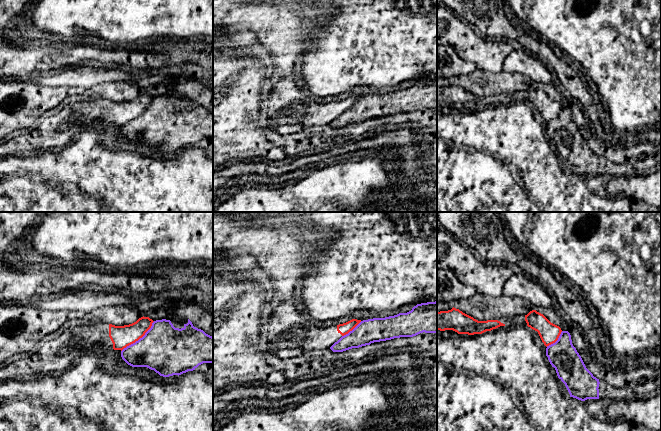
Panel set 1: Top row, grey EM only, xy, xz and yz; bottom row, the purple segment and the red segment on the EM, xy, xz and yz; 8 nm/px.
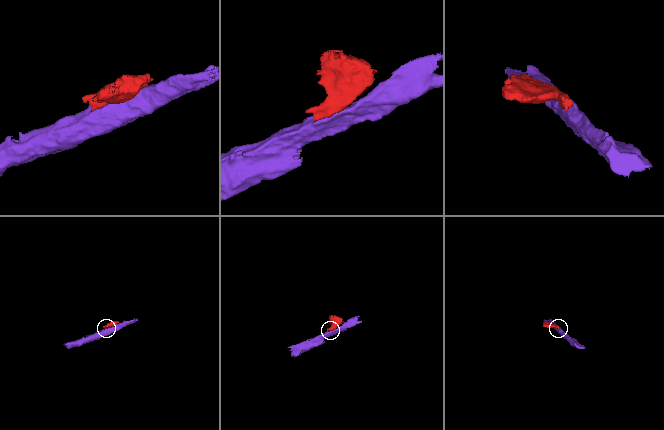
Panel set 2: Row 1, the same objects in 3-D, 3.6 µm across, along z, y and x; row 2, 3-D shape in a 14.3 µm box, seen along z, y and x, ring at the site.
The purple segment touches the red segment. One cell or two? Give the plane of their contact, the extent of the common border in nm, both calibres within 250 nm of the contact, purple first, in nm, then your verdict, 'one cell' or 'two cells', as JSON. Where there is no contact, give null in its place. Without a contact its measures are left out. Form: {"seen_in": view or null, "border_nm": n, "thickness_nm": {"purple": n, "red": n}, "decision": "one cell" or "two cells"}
{"seen_in": "xy", "border_nm": 360, "thickness_nm": {"purple": 380, "red": 180}, "decision": "two cells"}

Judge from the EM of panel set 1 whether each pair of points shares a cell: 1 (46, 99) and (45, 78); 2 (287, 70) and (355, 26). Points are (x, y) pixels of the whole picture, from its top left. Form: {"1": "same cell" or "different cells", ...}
{"1": "different cells", "2": "different cells"}

